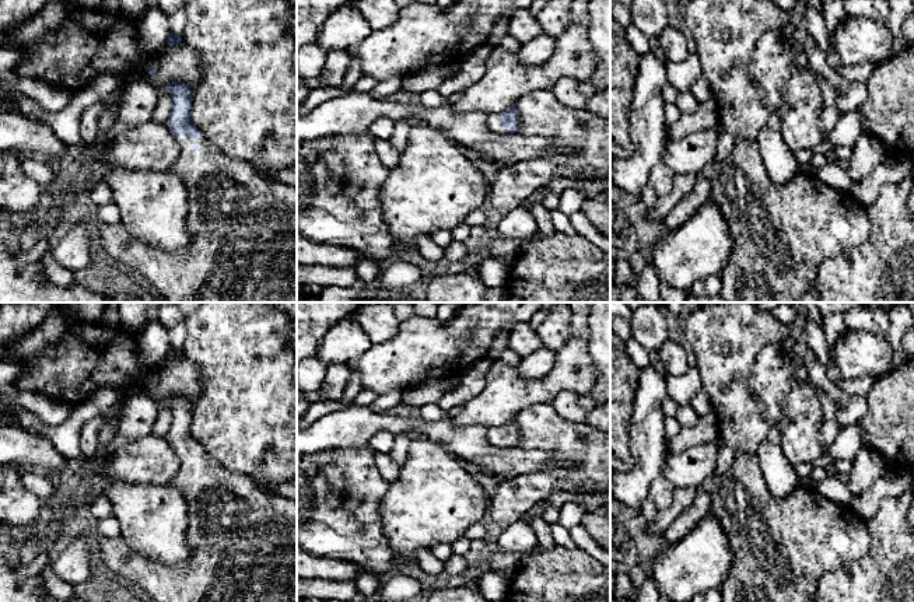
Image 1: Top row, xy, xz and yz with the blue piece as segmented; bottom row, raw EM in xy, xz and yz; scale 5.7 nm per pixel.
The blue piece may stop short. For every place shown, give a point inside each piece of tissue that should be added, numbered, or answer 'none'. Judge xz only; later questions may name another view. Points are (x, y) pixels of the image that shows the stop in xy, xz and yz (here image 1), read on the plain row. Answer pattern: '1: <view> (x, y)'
1: xz (498, 443)

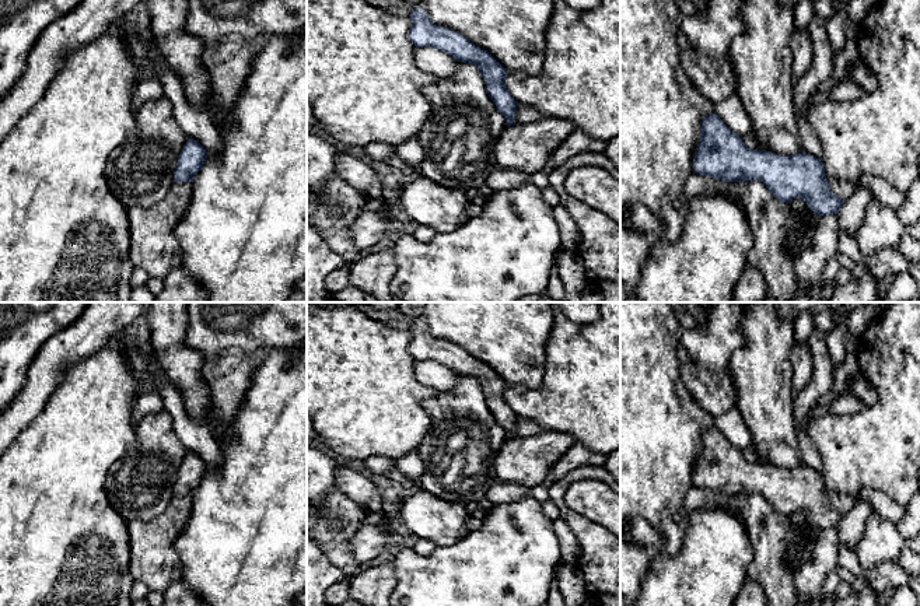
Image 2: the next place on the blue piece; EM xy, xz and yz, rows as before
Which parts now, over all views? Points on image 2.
1: xz (394, 318)

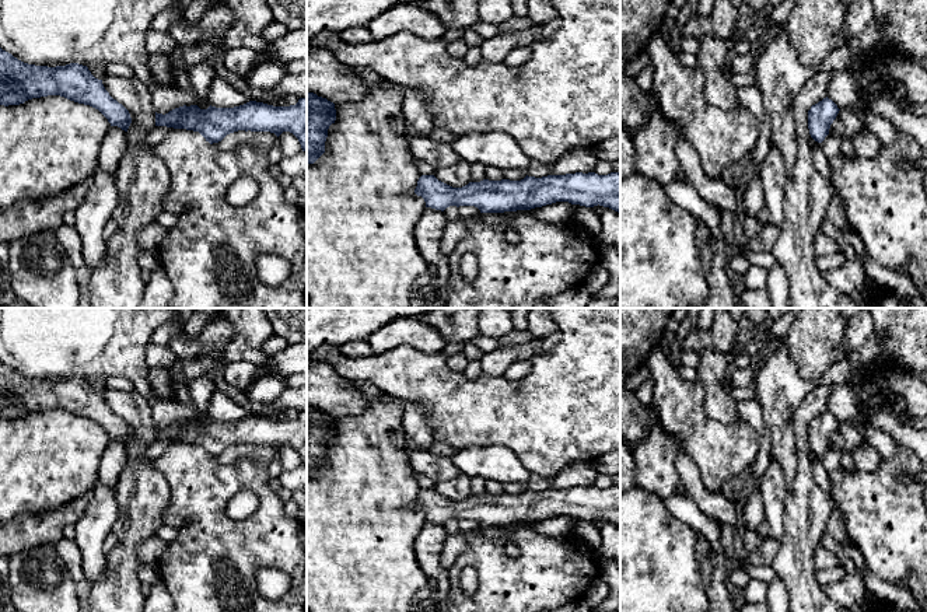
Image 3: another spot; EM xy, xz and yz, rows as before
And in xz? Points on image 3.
none

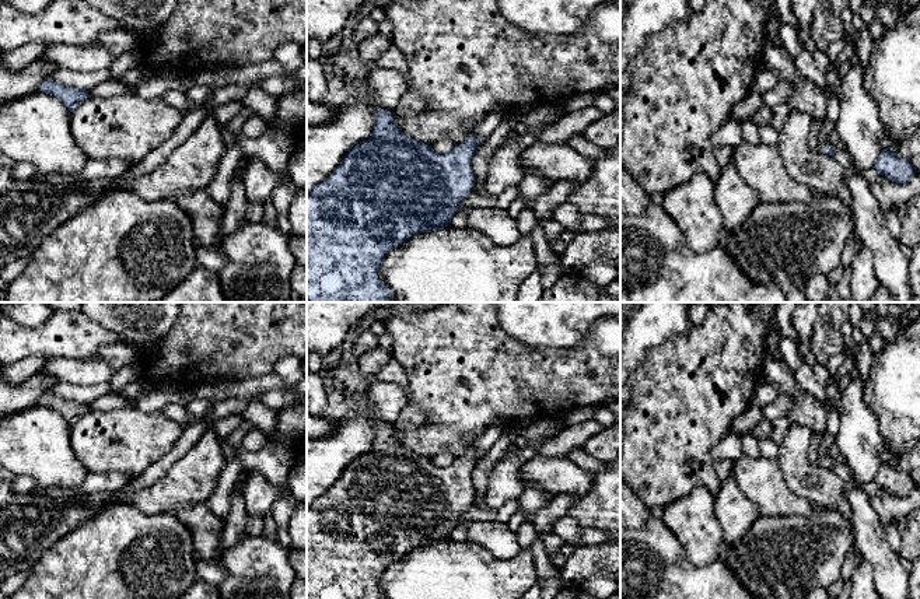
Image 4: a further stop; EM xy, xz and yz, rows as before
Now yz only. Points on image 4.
1: yz (822, 456)

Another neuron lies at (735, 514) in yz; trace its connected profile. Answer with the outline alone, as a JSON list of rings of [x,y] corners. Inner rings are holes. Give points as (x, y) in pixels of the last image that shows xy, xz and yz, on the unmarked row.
[[[731,473],[714,495],[714,516],[720,523],[724,546],[739,542],[759,516],[756,507],[741,491]]]

